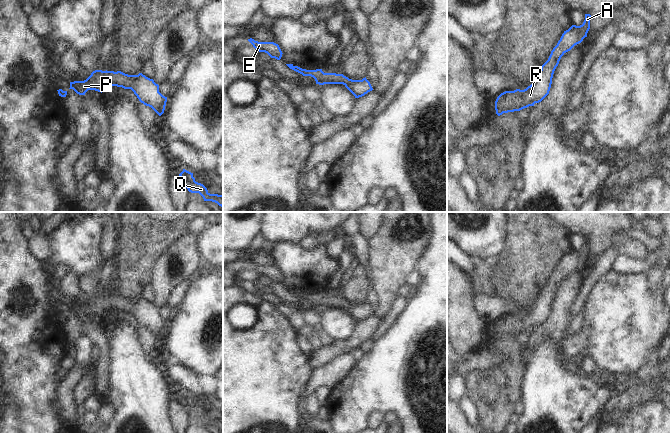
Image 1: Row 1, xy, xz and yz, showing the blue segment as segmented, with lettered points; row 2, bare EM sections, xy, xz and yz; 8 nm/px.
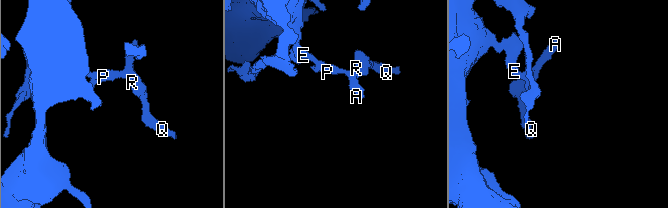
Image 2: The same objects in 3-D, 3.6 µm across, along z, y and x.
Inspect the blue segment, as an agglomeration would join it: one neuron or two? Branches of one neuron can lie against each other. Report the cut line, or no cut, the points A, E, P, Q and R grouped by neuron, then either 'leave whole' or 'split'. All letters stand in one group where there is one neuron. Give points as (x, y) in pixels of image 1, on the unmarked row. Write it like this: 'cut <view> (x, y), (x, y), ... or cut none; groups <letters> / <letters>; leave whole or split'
cut none; groups A E P Q R; leave whole

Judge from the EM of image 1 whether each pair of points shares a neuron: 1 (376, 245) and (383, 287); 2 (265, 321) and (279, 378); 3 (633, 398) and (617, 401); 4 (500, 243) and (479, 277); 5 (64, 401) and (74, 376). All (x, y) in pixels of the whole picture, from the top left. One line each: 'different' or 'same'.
1: same
2: same
3: same
4: different
5: same

